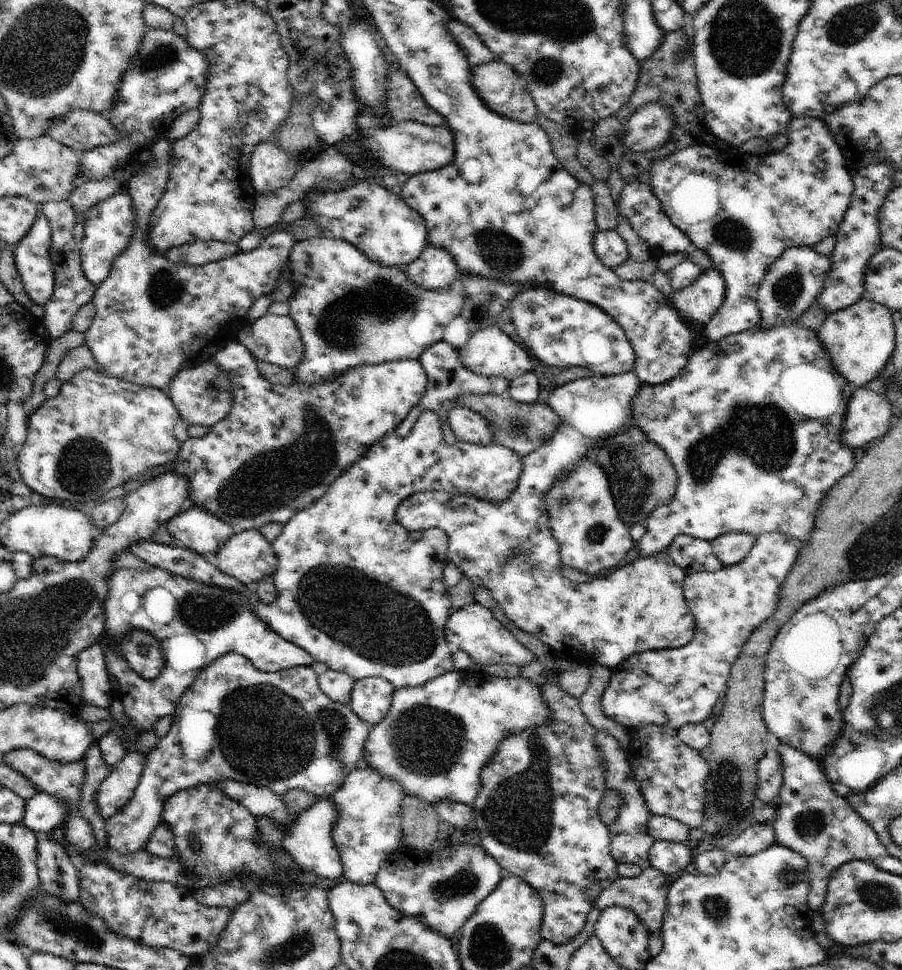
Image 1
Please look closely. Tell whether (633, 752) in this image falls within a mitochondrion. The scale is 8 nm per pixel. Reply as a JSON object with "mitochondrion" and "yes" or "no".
{"mitochondrion":"no"}

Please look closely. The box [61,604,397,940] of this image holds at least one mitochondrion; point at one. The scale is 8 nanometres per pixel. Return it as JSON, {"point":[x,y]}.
{"point":[261,729]}

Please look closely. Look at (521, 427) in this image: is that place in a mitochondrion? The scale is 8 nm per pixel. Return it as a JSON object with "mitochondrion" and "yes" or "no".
{"mitochondrion":"yes"}

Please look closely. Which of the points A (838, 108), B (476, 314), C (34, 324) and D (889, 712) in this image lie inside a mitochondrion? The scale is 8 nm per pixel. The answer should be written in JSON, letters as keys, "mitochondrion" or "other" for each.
{"A":"other","B":"mitochondrion","C":"other","D":"mitochondrion"}

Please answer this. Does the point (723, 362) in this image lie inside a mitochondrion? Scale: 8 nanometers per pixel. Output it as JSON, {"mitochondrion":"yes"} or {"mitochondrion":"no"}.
{"mitochondrion":"no"}

